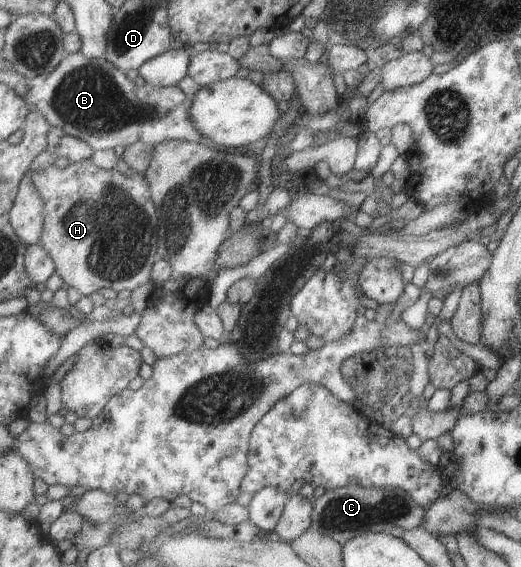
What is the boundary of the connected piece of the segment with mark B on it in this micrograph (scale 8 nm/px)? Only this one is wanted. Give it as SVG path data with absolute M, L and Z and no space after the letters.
M81 51L68 54L68 57L52 71L30 79L29 92L24 99L28 102L32 112L45 117L52 127L62 128L69 136L82 138L95 150L114 149L122 145L127 149L132 144L152 147L161 141L182 140L198 143L200 135L188 117L191 100L182 93L178 86L153 86L144 83L138 87L134 80L126 77L126 72L116 67L106 57L90 59Z

